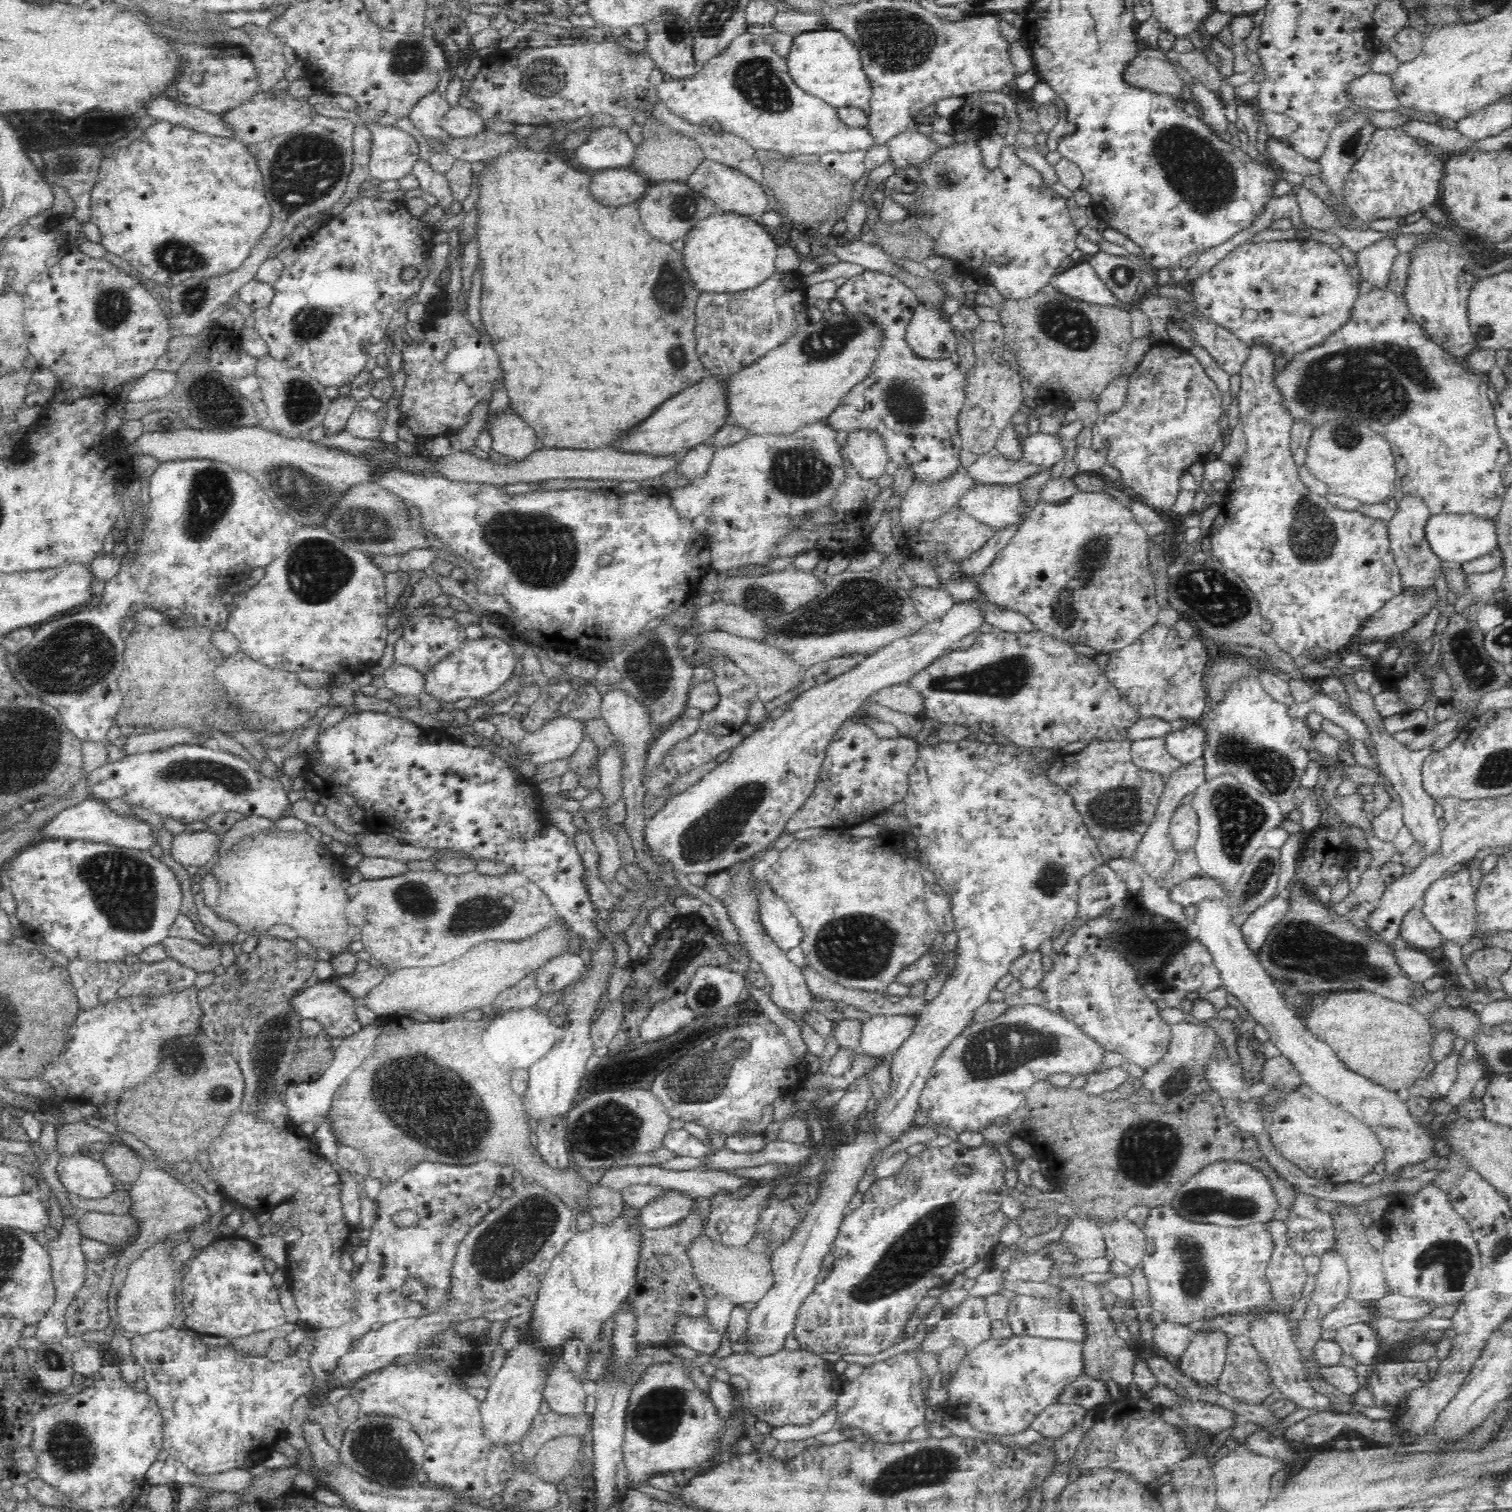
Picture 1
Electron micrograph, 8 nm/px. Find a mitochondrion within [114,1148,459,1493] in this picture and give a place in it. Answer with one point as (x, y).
(373, 1446)

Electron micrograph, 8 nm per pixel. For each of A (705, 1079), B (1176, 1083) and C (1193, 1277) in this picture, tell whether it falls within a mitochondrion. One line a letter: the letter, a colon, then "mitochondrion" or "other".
A: mitochondrion
B: mitochondrion
C: mitochondrion

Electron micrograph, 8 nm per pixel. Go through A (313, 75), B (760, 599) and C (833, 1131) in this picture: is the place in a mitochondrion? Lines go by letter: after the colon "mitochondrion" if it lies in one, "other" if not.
A: other
B: mitochondrion
C: other

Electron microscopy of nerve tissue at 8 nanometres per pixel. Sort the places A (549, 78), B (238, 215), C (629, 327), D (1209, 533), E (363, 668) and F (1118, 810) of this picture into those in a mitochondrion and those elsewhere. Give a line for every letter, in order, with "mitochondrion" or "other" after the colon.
A: mitochondrion
B: other
C: other
D: other
E: other
F: mitochondrion

